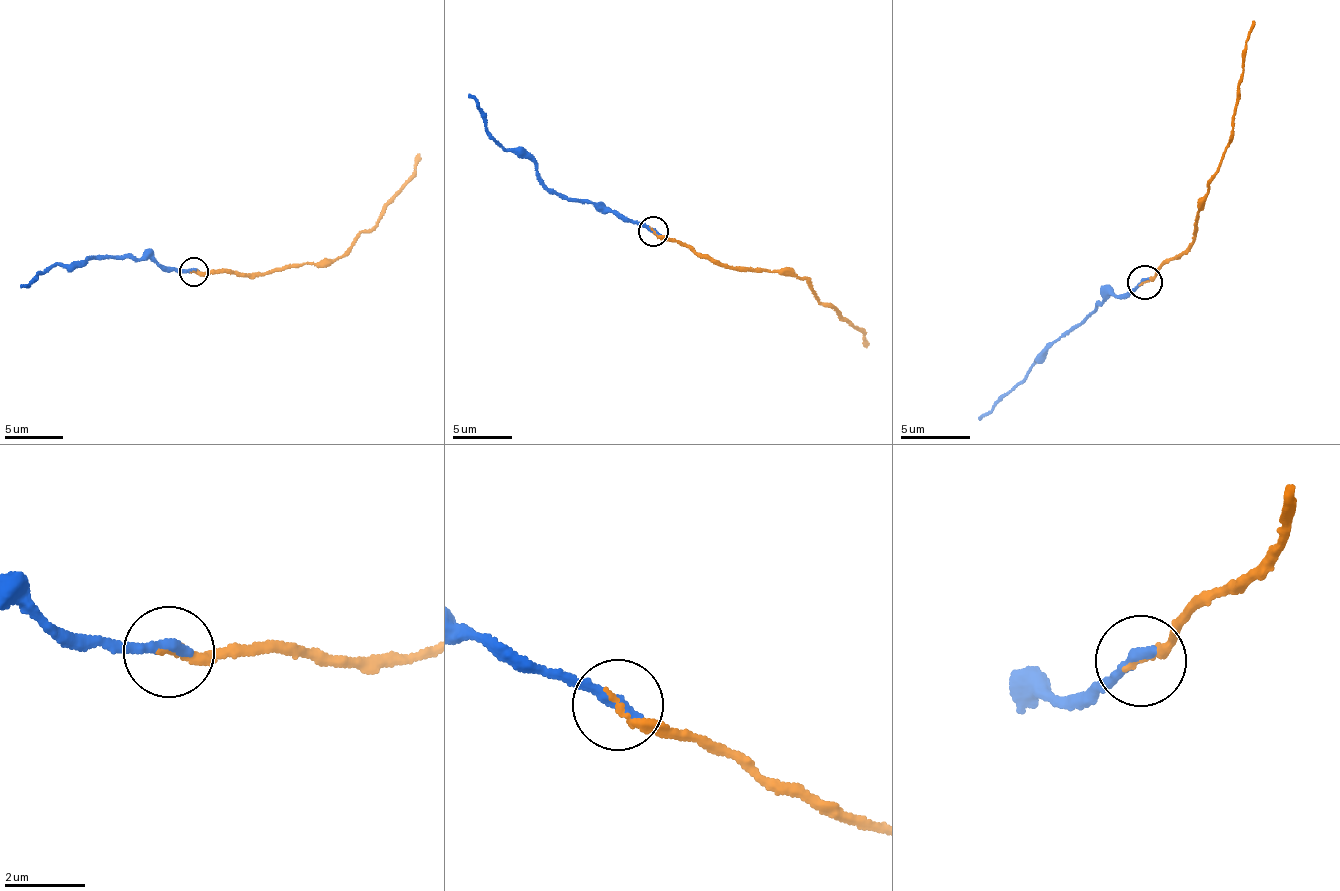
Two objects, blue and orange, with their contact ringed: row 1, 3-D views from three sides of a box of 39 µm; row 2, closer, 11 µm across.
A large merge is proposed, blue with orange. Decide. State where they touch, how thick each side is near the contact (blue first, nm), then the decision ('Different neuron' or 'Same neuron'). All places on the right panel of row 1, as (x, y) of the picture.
Place: (1144, 282). Thickness 340 nm (blue) against 200 nm. Same neuron

